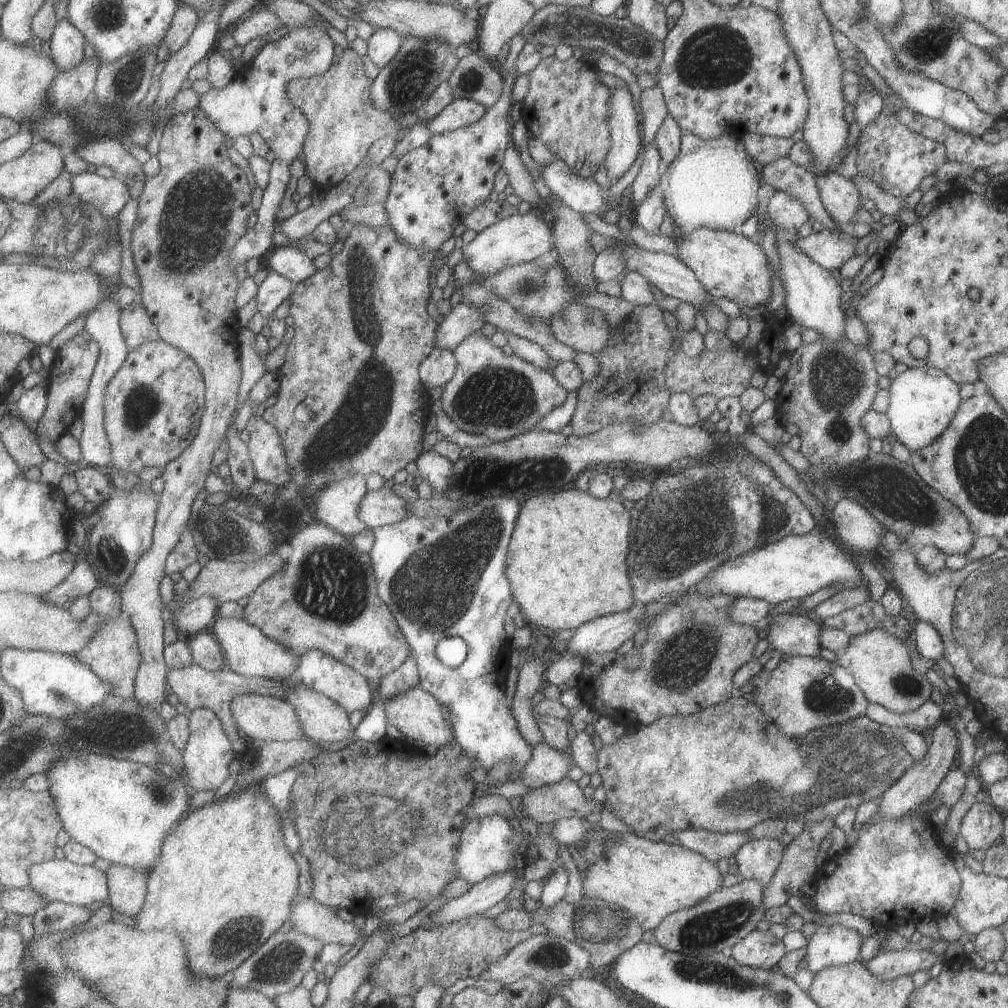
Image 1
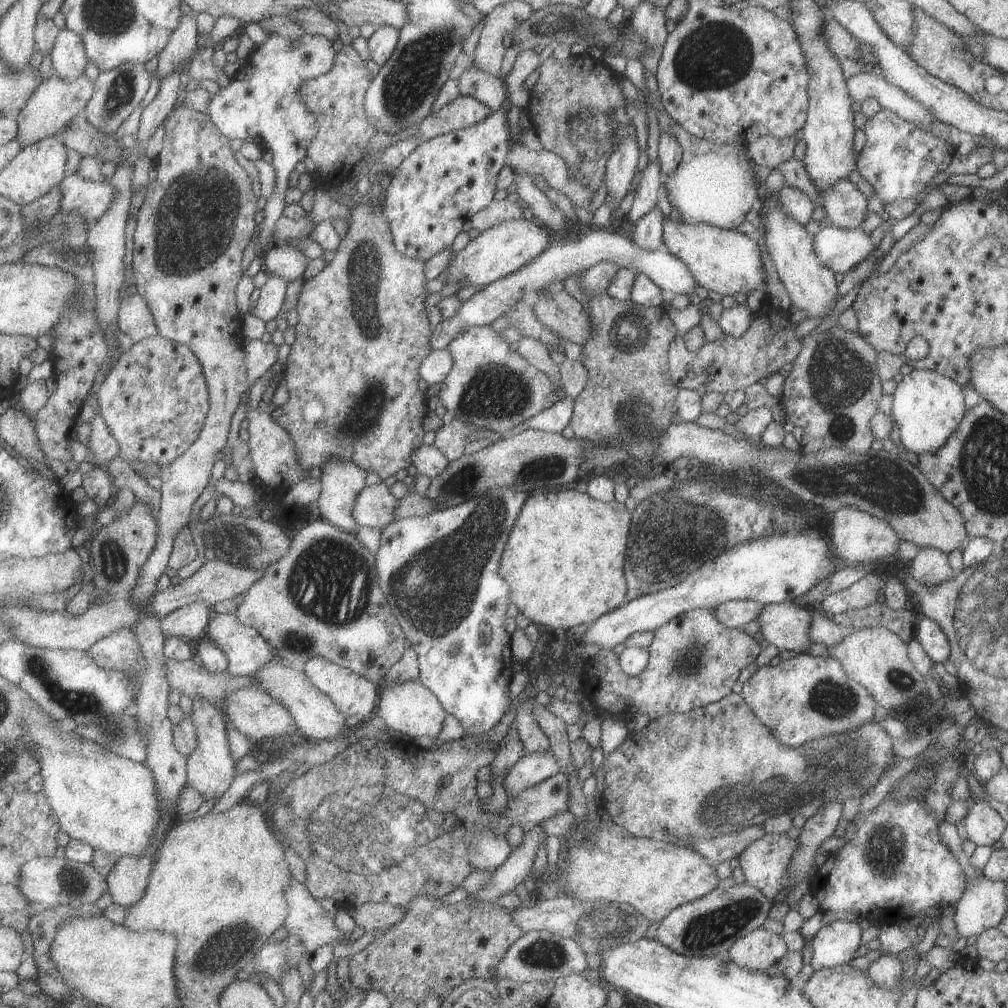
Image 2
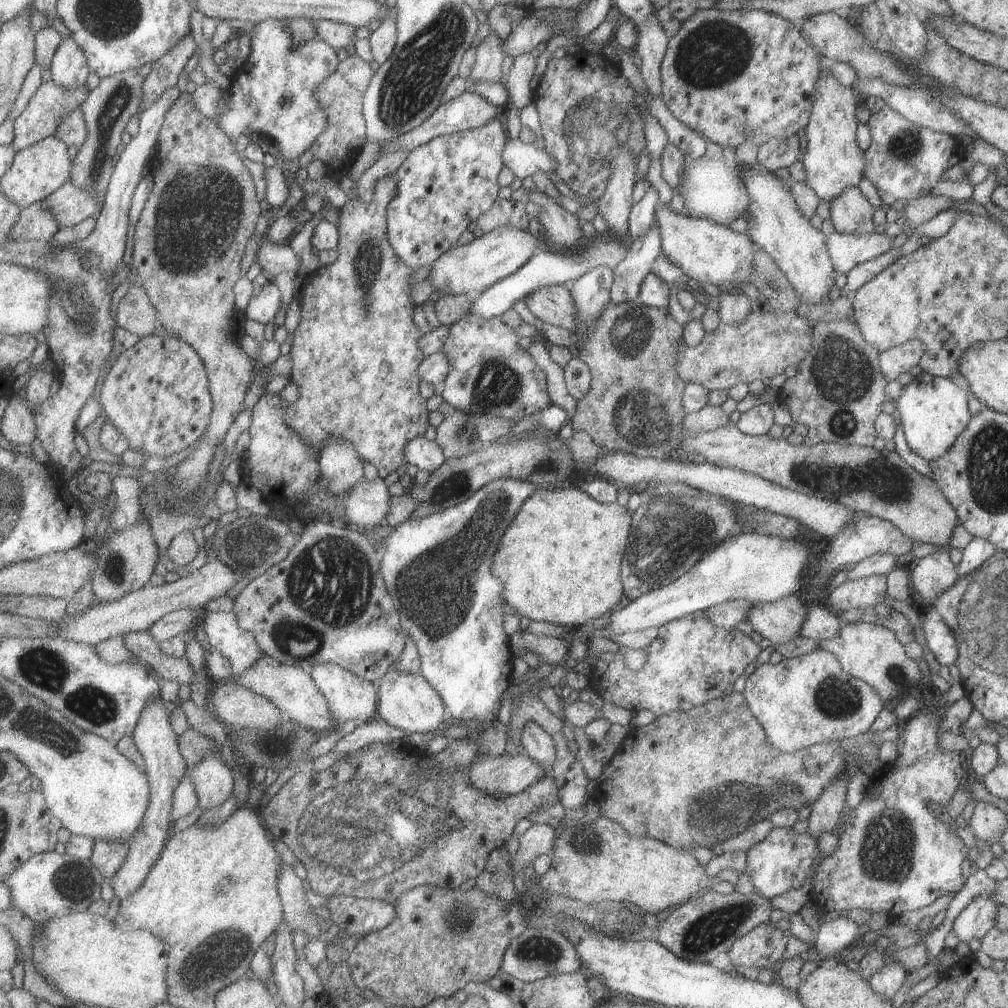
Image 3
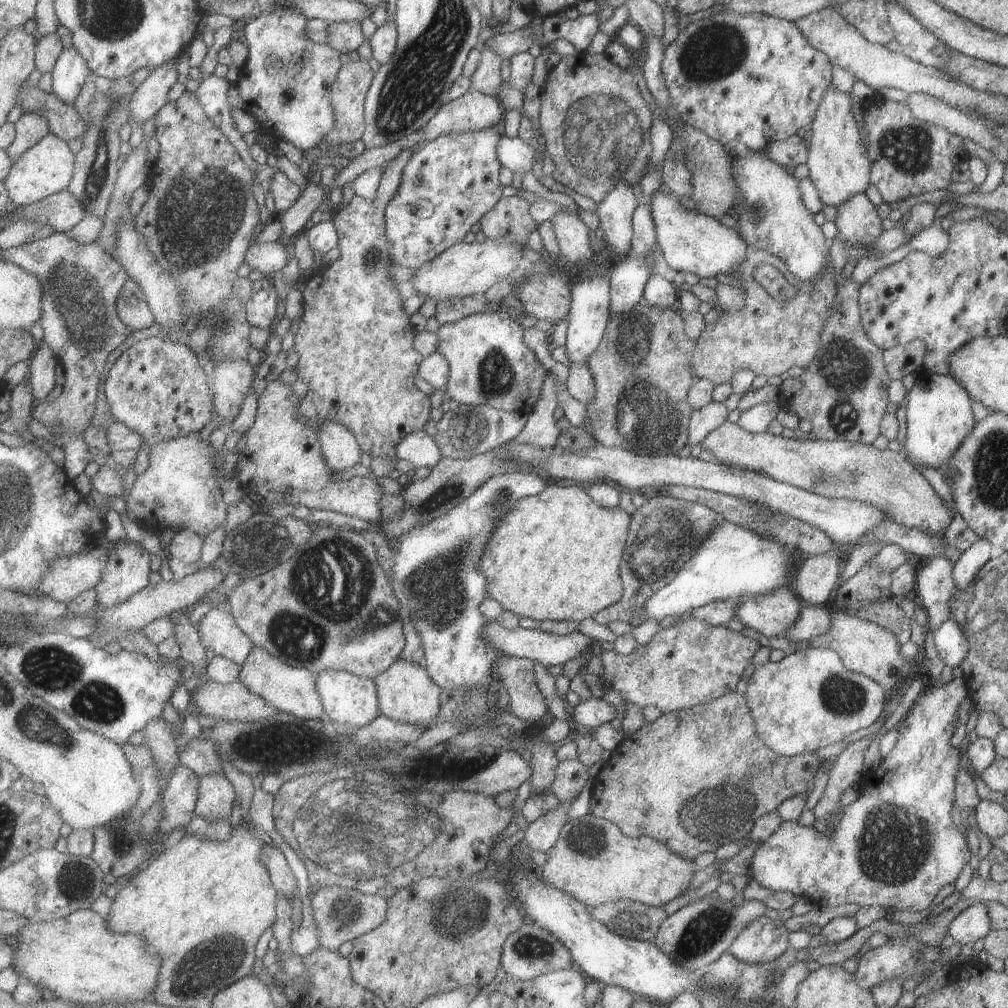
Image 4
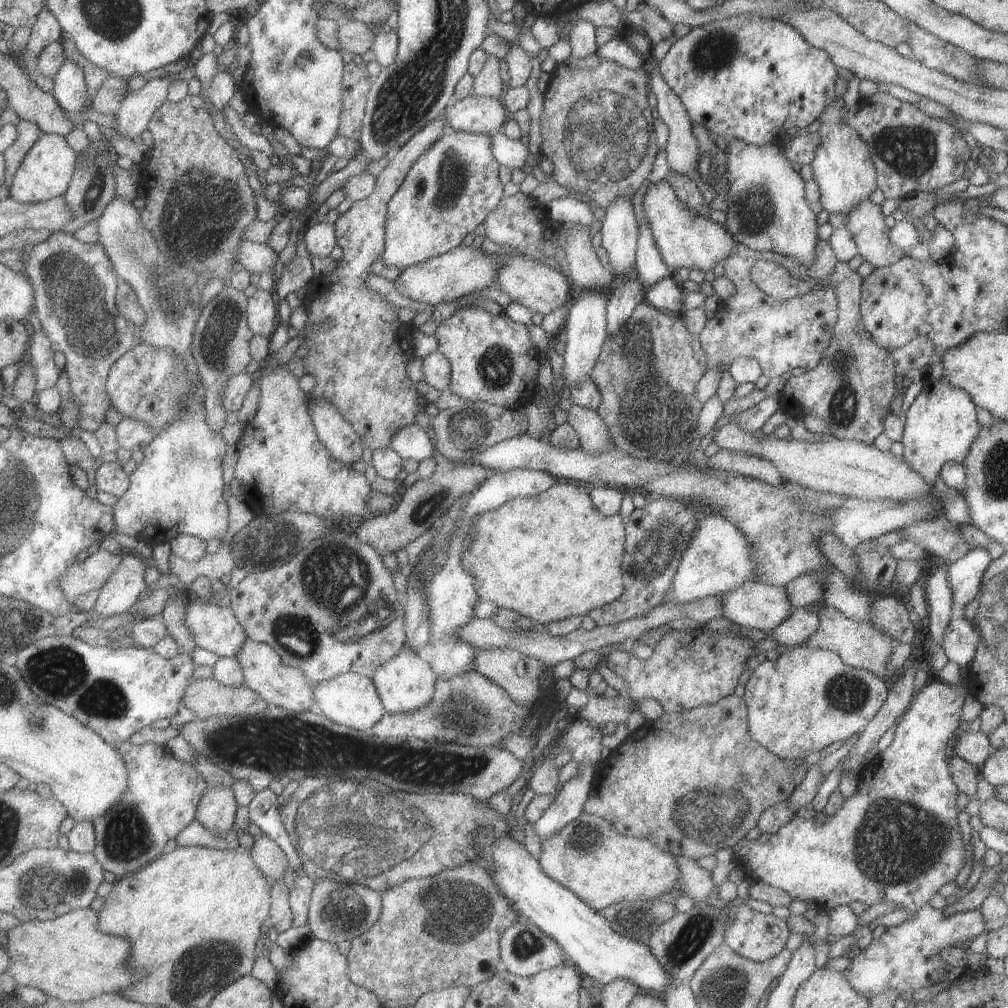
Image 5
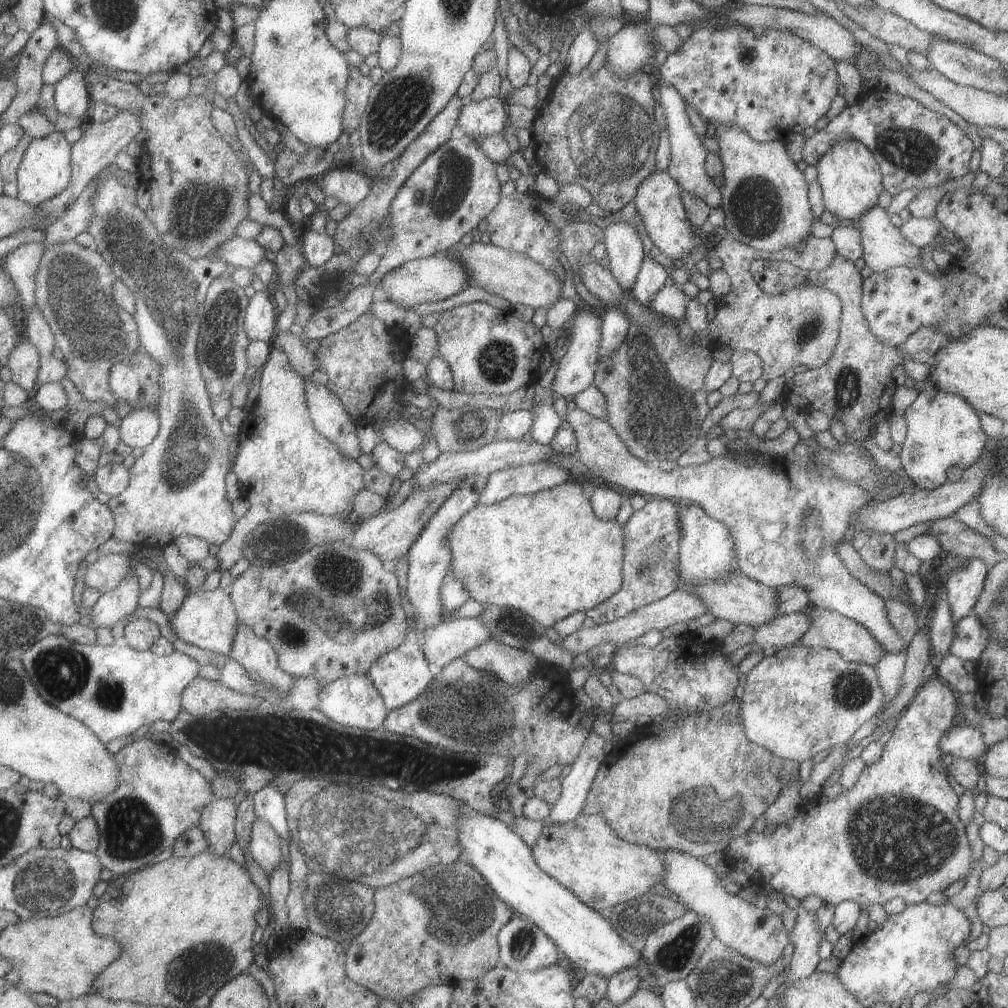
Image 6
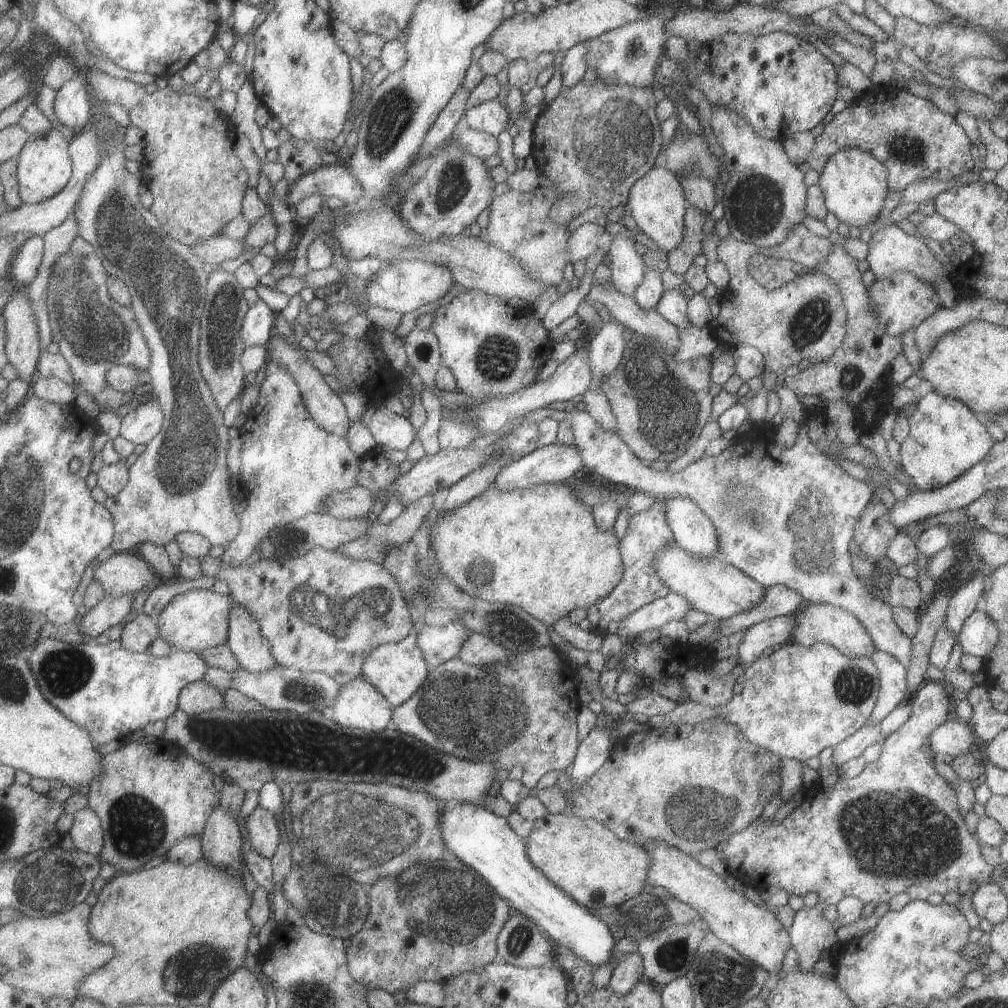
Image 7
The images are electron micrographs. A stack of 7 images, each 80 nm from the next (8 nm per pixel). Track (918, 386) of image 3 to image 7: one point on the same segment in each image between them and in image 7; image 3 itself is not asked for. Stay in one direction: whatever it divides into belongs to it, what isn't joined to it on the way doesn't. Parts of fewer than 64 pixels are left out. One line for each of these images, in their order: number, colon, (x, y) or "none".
4: (938, 411)
5: (939, 425)
6: (942, 430)
7: (945, 438)

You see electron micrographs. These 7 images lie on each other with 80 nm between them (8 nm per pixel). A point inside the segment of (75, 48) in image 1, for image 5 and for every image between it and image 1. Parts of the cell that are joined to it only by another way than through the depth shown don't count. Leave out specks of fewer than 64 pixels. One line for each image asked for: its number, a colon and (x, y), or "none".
2: (69, 57)
3: (70, 68)
4: (71, 72)
5: (70, 90)

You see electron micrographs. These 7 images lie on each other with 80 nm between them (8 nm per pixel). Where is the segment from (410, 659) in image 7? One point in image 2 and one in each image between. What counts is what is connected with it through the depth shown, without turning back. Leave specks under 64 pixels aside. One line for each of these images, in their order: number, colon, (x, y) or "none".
2: (408, 708)
3: (405, 701)
4: (406, 693)
5: (405, 682)
6: (401, 674)

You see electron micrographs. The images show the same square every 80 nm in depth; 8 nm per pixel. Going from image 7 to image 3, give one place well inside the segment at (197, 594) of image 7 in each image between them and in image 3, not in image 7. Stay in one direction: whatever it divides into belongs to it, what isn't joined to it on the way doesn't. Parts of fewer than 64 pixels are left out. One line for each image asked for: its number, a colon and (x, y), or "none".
3: (224, 634)
4: (220, 632)
5: (216, 628)
6: (207, 619)

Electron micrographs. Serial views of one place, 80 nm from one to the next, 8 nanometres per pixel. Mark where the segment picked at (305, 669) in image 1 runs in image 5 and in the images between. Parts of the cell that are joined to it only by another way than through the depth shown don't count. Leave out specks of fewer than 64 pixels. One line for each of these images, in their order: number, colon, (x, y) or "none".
2: (352, 695)
3: (349, 697)
4: (345, 698)
5: (349, 699)

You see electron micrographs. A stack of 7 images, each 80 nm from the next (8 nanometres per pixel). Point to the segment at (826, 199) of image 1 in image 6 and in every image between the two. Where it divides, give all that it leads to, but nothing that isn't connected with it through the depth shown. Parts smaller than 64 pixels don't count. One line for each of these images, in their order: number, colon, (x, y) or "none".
2: (846, 208)
3: (850, 212)
4: (857, 221)
5: (865, 222)
6: (883, 247)

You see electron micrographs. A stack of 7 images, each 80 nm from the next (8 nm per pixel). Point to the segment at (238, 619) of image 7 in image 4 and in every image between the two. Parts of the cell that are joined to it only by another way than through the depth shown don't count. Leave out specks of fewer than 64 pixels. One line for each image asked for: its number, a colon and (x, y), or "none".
4: (291, 689)
5: (287, 687)
6: (257, 654)

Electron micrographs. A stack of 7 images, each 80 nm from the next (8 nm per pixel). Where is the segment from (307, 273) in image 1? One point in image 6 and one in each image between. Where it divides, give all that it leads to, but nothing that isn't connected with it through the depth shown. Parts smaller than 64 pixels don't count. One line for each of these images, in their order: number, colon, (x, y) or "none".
2: (283, 259)
3: (276, 258)
4: (269, 258)
5: (255, 257)
6: (239, 252)

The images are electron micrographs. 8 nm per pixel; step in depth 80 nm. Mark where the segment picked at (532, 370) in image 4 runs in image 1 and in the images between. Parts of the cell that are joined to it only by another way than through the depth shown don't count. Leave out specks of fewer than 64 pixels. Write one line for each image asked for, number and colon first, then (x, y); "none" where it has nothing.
1: (497, 396)
2: (489, 387)
3: (489, 374)

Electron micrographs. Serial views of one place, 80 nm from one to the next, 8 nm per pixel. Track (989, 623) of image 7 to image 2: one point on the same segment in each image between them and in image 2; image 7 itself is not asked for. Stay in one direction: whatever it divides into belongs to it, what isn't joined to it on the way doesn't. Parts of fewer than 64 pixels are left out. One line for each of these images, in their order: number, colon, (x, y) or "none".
2: (927, 634)
3: (941, 642)
4: (951, 643)
5: (959, 639)
6: (970, 637)

